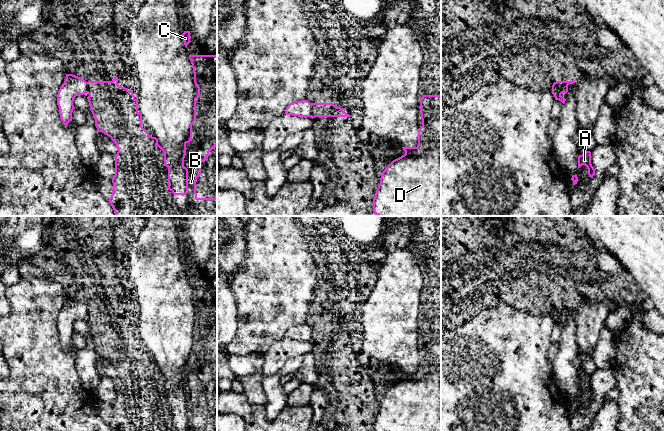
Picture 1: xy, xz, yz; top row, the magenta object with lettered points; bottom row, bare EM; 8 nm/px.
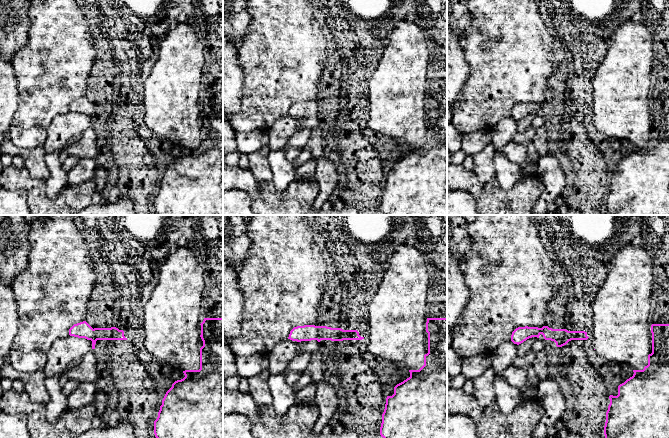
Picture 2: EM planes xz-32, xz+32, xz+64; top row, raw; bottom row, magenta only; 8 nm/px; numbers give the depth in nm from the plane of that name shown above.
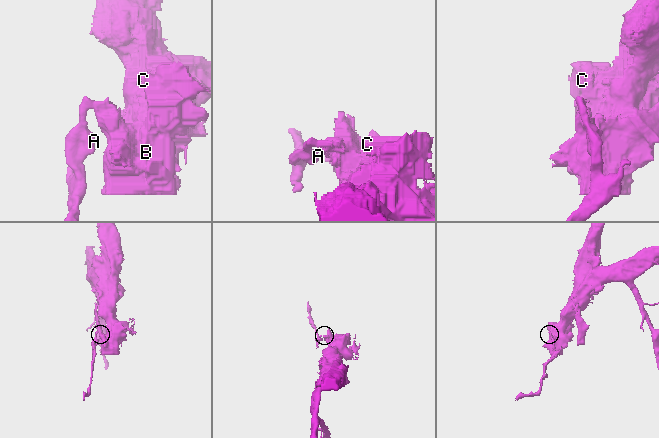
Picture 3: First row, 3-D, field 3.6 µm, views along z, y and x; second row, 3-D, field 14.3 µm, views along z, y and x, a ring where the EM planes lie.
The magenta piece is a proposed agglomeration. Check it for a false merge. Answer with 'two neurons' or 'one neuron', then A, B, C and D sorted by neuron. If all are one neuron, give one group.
two neurons; groups A / B C D

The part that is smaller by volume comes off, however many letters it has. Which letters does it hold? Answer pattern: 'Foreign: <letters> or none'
Foreign: A

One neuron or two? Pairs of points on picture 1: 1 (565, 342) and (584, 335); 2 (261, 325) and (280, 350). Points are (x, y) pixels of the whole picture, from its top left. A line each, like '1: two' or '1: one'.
1: two
2: two

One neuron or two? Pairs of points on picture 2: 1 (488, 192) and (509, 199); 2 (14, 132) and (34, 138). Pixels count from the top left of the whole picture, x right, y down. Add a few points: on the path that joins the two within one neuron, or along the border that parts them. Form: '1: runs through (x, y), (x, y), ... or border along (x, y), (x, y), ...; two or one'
1: runs through (493, 197), (495, 199), (504, 199); one
2: runs through (19, 137), (29, 138); one

